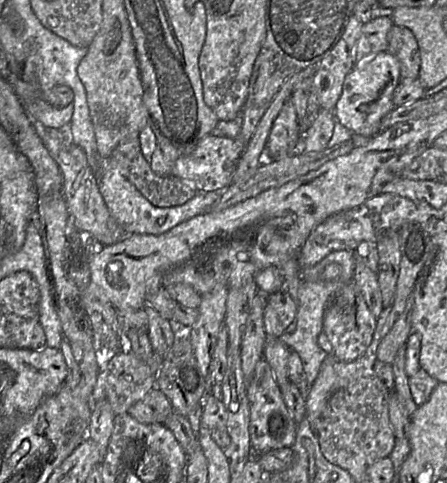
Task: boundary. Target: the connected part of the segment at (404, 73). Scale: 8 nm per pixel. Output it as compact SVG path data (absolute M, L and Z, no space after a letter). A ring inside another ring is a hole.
M394 25L388 34L387 52L399 62L401 80L418 80L421 57L417 40L412 31Z

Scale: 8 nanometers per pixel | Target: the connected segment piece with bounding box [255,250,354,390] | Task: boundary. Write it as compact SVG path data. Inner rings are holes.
M334 251L316 264L302 268L297 260L297 254L281 266L272 266L260 270L255 275L258 288L265 294L280 291L287 292L297 304L296 328L291 334L283 334L280 340L292 351L297 352L302 360L305 376L309 388L313 387L324 360L329 354L318 346L318 337L323 332L323 320L329 298L338 289L352 281L354 274L354 252ZM330 263L336 263L340 268L340 275L332 281L319 281L320 274Z

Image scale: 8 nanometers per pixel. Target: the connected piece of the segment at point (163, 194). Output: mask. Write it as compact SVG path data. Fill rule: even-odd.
M137 136L128 137L117 145L110 155L117 164L118 170L126 177L137 190L154 206L170 208L180 206L192 199L197 189L179 178L161 177L153 172L149 161L143 156L140 141Z

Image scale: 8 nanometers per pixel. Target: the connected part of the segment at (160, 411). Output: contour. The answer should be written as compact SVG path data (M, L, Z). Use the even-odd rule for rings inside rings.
M151 389L143 398L135 402L128 411L138 422L144 424L164 424L172 412L170 401L158 389Z

